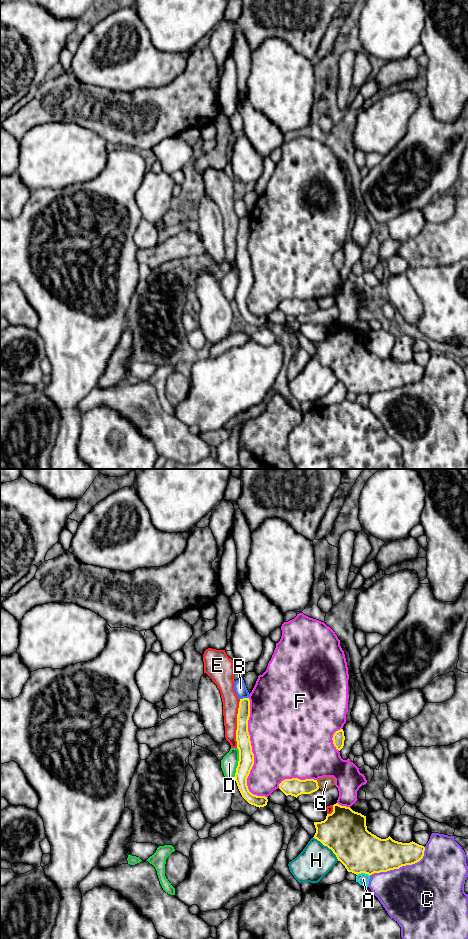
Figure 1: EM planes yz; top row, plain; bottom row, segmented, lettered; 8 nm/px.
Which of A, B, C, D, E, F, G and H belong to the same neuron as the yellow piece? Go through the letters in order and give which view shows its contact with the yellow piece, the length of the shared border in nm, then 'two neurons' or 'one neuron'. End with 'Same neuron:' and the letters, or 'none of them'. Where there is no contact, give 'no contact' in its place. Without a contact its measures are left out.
A: yz | 110 nm | two neurons
B: yz | 70 nm | two neurons
C: yz | 500 nm | two neurons
D: yz | 260 nm | two neurons
E: yz | 400 nm | two neurons
F: yz | 800 nm | two neurons
G: yz | 70 nm | two neurons
H: yz | 280 nm | two neurons
Same neuron: none of them

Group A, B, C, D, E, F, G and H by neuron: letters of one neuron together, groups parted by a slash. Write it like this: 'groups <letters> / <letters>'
groups A / B / C / D / E / F / G / H

